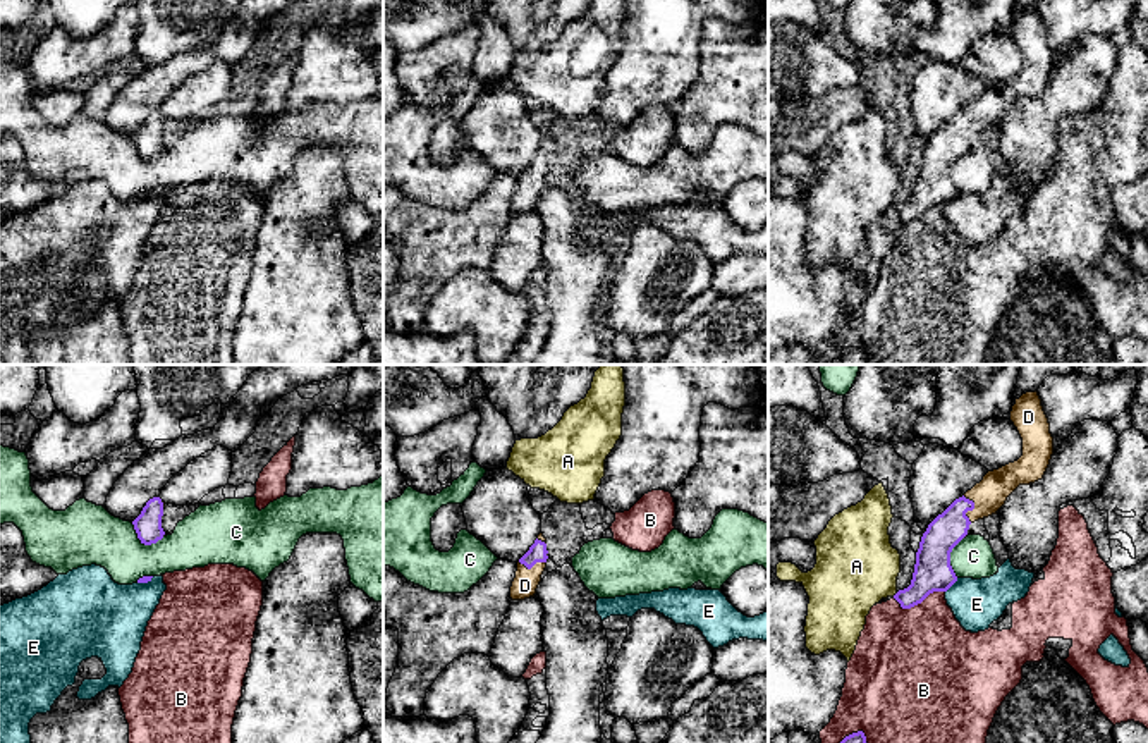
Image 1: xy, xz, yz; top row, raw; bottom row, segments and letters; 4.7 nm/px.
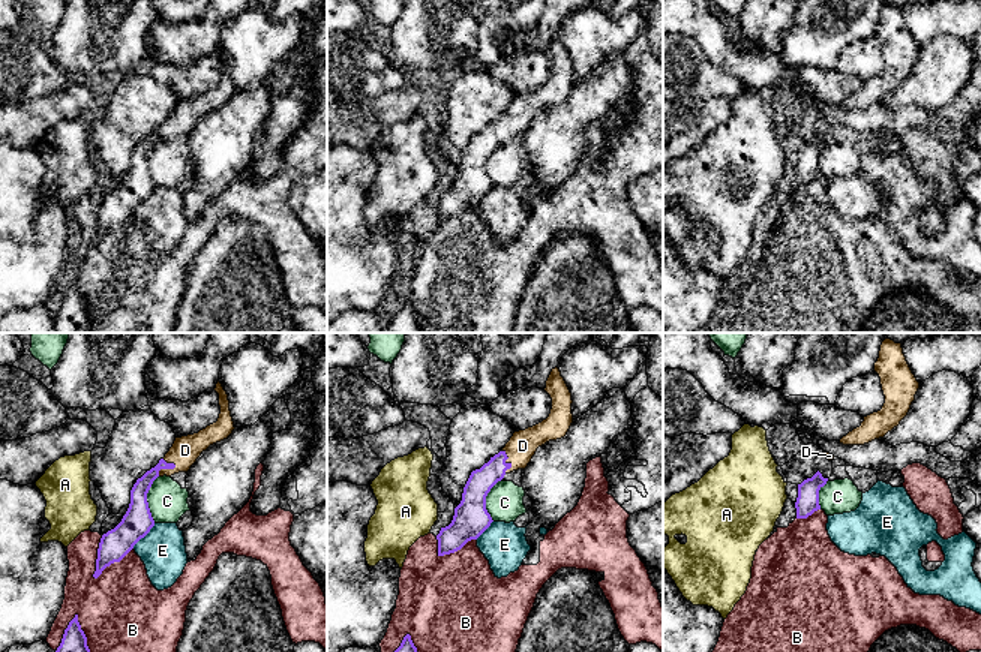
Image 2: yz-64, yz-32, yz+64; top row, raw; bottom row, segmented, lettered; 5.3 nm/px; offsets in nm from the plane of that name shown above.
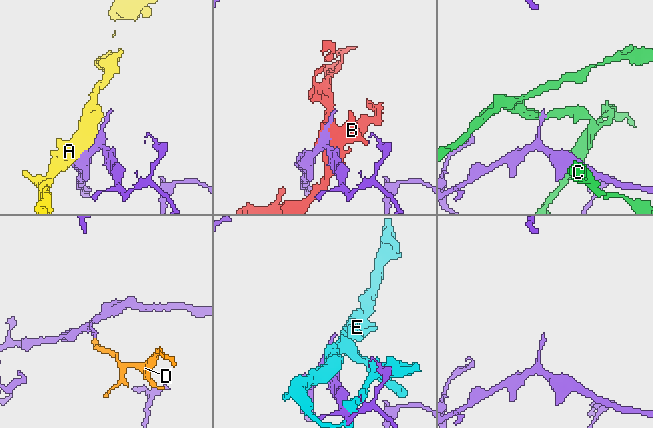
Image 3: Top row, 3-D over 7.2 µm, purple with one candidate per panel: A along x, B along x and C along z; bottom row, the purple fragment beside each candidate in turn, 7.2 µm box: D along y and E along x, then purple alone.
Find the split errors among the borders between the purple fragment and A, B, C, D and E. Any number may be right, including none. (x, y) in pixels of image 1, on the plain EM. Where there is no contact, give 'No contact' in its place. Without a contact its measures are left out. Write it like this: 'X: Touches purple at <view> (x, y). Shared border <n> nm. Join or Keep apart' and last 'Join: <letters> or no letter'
A: Touches purple at yz (896, 208). Shared border 40 nm. Keep apart
B: Touches purple at yz (918, 217). Shared border 260 nm. Keep apart
C: Touches purple at xy (145, 159). Shared border 170 nm. Keep apart
D: Touches purple at yz (973, 122). Shared border 130 nm. Join
E: Touches purple at yz (952, 198). Shared border 90 nm. Keep apart
Join: D

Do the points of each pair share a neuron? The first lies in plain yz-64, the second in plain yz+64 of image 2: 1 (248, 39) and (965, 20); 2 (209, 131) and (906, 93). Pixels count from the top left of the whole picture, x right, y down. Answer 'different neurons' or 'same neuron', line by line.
1: same neuron
2: same neuron

